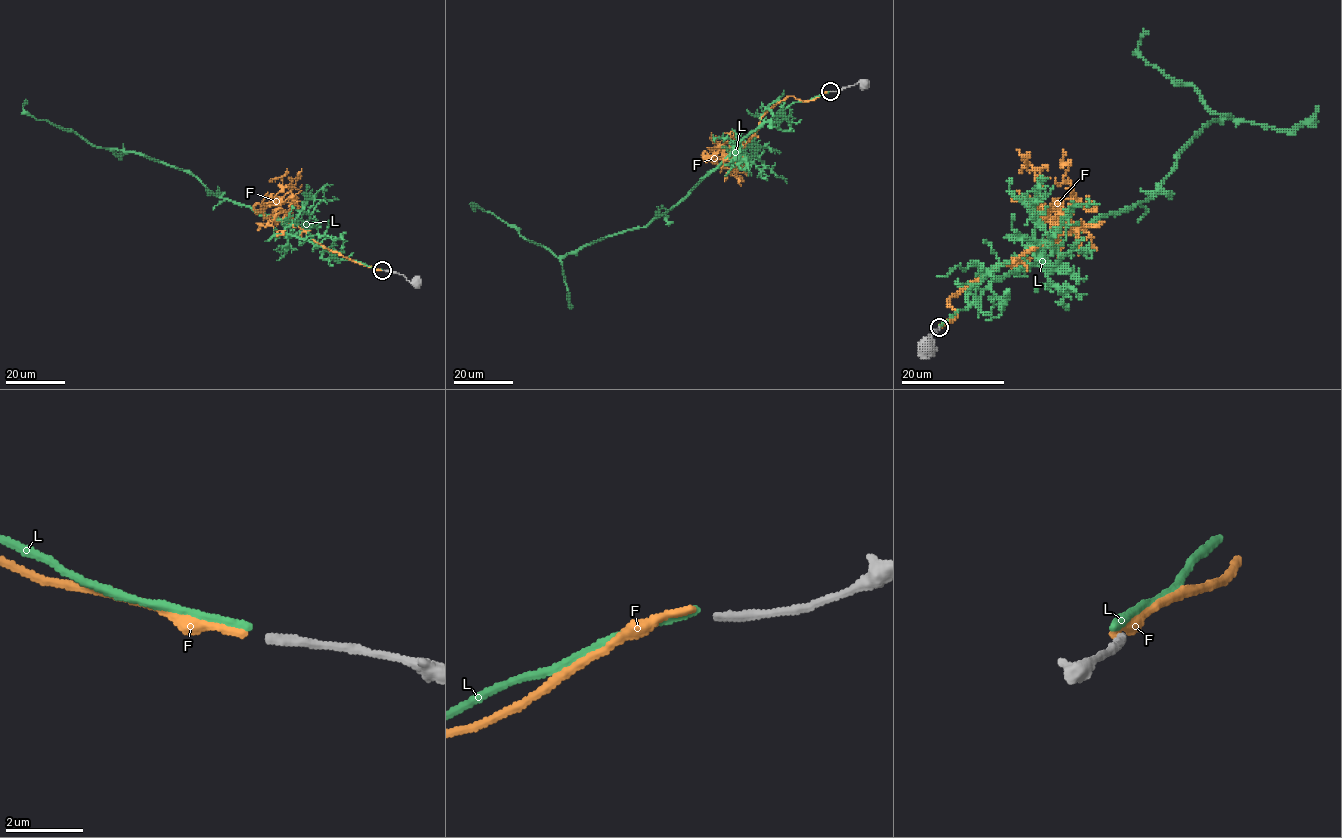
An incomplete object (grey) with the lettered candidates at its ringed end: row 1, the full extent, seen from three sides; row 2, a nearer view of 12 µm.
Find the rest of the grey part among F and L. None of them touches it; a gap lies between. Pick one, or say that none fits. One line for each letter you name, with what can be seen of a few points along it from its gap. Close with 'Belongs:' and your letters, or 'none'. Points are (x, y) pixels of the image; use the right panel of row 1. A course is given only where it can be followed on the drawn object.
F: it runs (938, 327), (955, 317), (947, 301), (958, 292), (1058, 239), (1045, 209), (1075, 198), (1063, 178), (1063, 150)
Belongs: F

